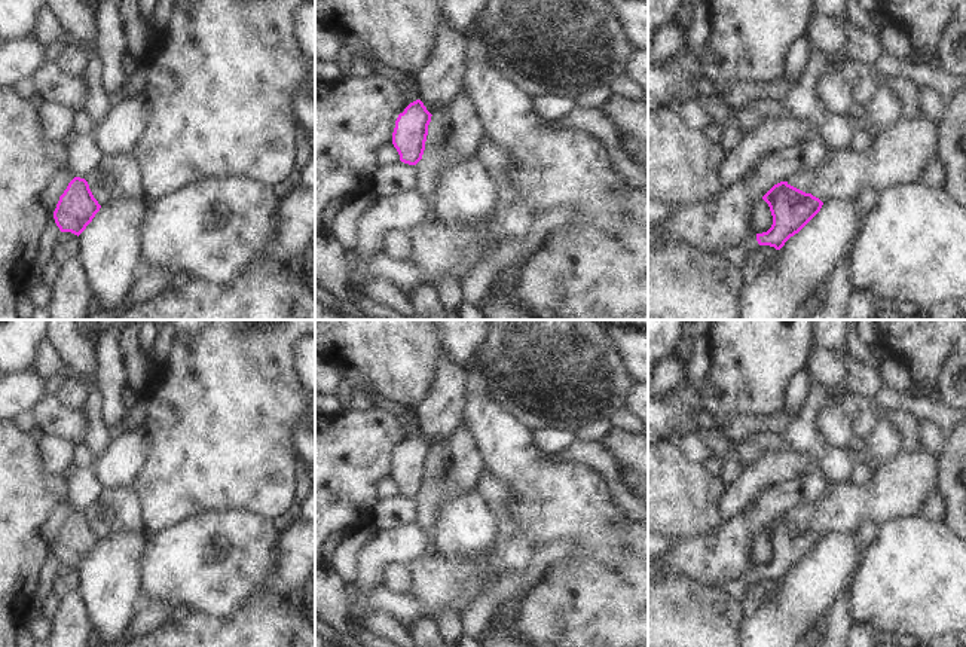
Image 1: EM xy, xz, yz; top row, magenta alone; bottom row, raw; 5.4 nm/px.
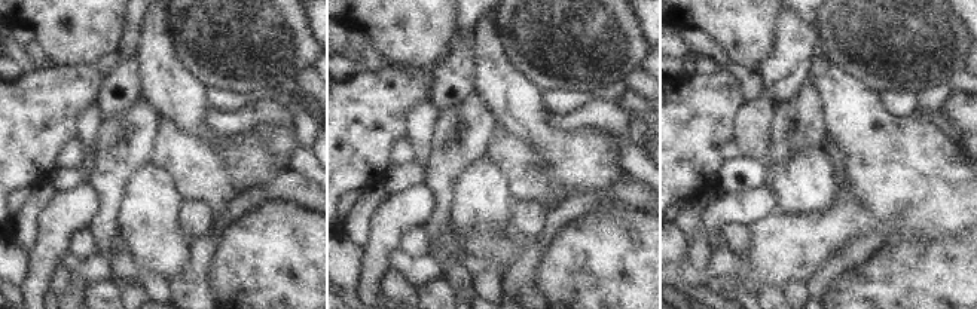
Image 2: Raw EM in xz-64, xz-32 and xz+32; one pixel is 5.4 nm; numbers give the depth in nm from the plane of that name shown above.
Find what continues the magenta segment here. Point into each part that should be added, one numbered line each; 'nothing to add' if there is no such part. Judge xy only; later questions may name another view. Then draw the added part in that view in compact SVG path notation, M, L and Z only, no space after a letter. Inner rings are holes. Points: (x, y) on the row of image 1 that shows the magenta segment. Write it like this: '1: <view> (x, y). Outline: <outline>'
nothing to add

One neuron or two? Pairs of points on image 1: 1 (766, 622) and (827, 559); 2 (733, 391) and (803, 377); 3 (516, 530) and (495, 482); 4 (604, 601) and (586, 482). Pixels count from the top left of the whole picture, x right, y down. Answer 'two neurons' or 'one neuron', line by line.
1: one neuron
2: two neurons
3: one neuron
4: two neurons

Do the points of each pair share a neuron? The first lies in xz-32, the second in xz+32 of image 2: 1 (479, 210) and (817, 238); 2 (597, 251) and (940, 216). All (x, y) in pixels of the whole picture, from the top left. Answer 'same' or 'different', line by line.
1: different
2: different

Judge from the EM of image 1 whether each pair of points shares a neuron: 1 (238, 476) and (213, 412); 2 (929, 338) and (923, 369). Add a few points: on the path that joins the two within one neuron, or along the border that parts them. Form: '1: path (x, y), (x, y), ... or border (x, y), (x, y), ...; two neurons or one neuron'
1: path (238, 460), (238, 454), (225, 441), (223, 429); one neuron
2: path (925, 345), (925, 362); one neuron

